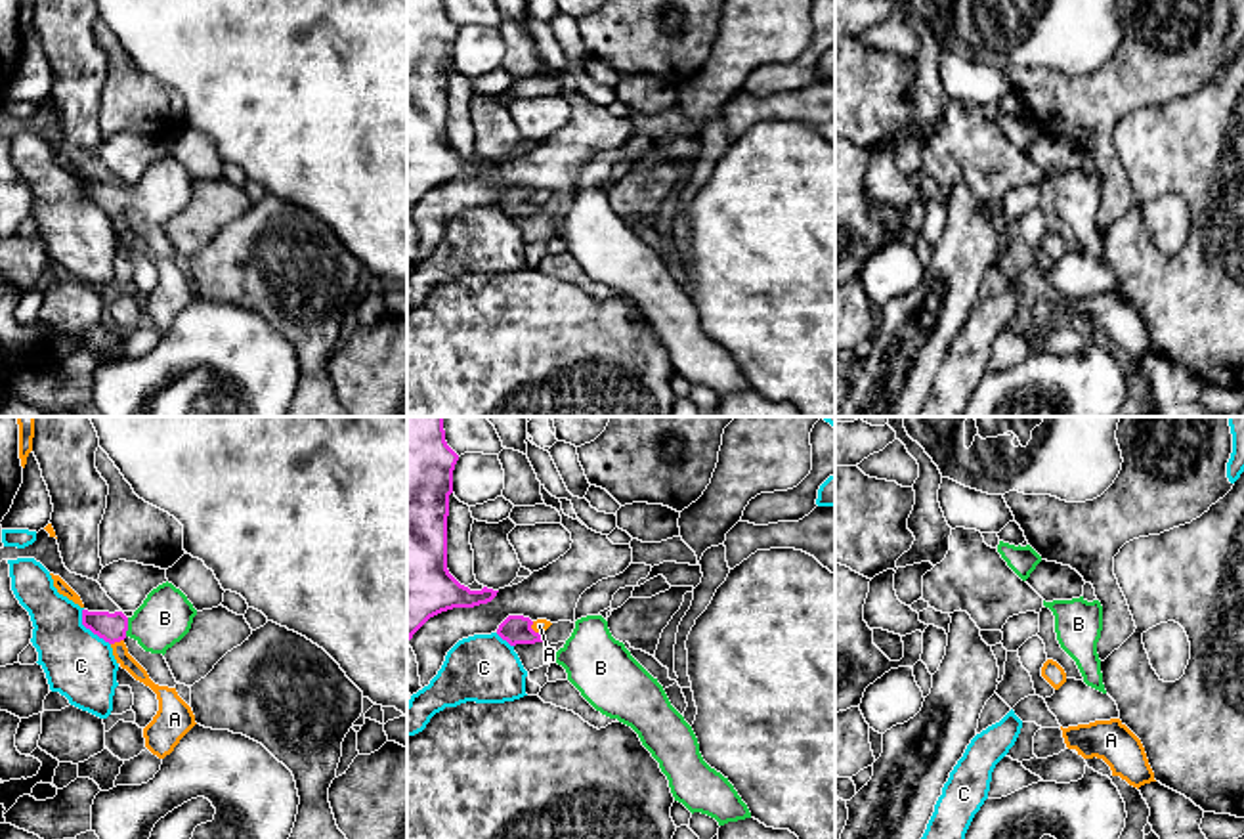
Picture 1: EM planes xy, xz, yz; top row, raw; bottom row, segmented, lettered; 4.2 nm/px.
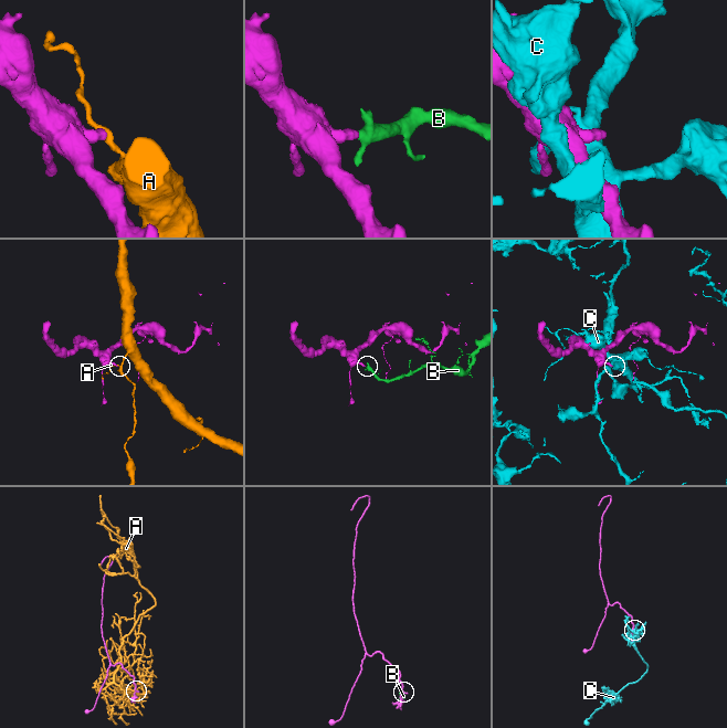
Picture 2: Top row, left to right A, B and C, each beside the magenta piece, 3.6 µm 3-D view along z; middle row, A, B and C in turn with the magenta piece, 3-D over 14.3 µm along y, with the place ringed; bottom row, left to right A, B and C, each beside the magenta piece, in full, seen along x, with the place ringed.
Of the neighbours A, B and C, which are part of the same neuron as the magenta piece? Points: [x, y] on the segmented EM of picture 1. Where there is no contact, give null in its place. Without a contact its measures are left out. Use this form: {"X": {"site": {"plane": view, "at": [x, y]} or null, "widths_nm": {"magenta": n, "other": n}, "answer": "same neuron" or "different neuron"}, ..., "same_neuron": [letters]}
{"A": {"site": {"plane": "xy", "at": [117, 641]}, "widths_nm": {"magenta": 120, "other": 70}, "answer": "different neuron"}, "B": {"site": {"plane": "xy", "at": [127, 627]}, "widths_nm": {"magenta": 120, "other": 220}, "answer": "same neuron"}, "C": {"site": {"plane": "xy", "at": [88, 627]}, "widths_nm": {"magenta": 120, "other": 280}, "answer": "different neuron"}, "same_neuron": ["B"]}

